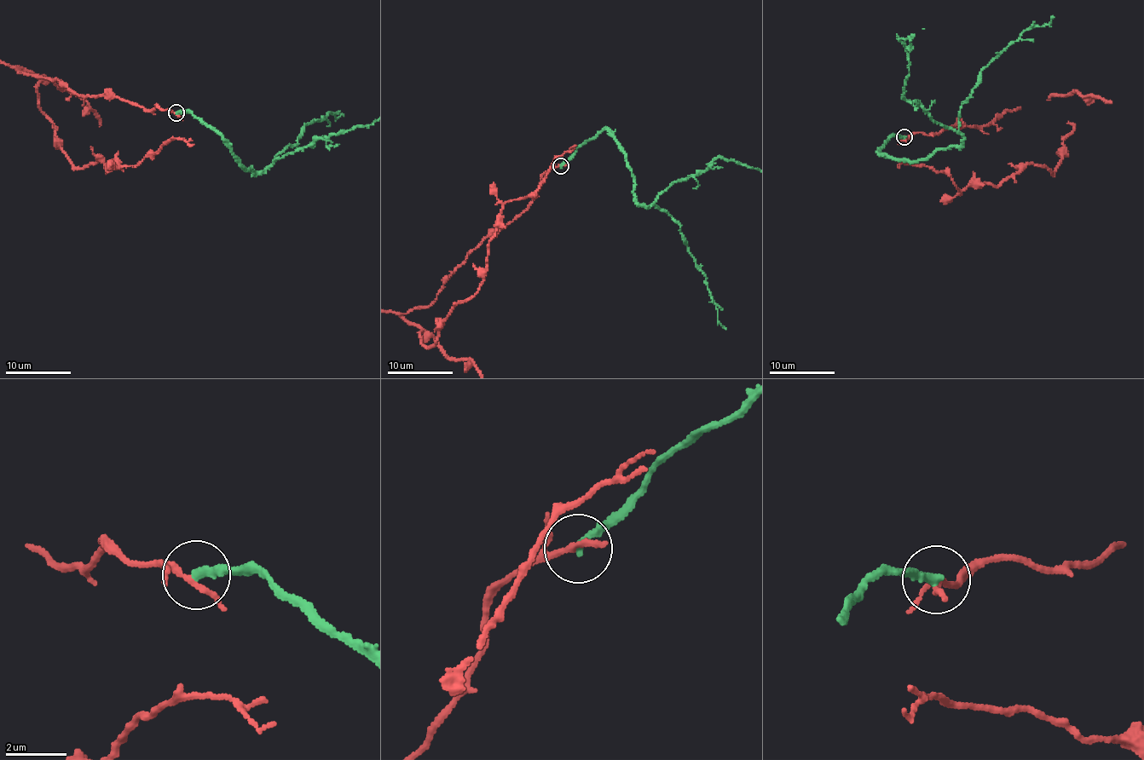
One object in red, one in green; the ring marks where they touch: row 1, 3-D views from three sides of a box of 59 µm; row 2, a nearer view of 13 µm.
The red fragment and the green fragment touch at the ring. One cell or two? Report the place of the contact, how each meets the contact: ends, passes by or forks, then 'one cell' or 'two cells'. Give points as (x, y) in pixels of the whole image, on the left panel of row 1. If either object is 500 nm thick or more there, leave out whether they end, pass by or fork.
at (176, 112); red forks there; green ends there; two cells

